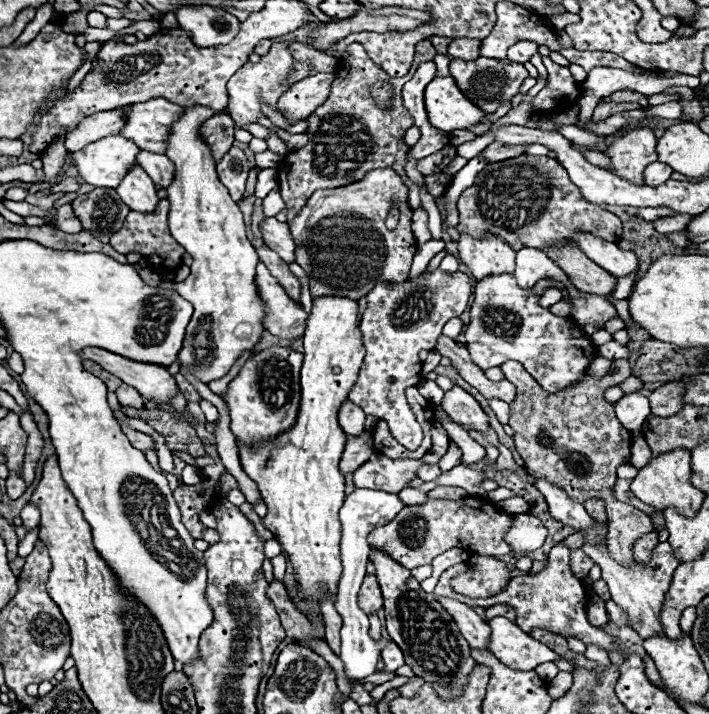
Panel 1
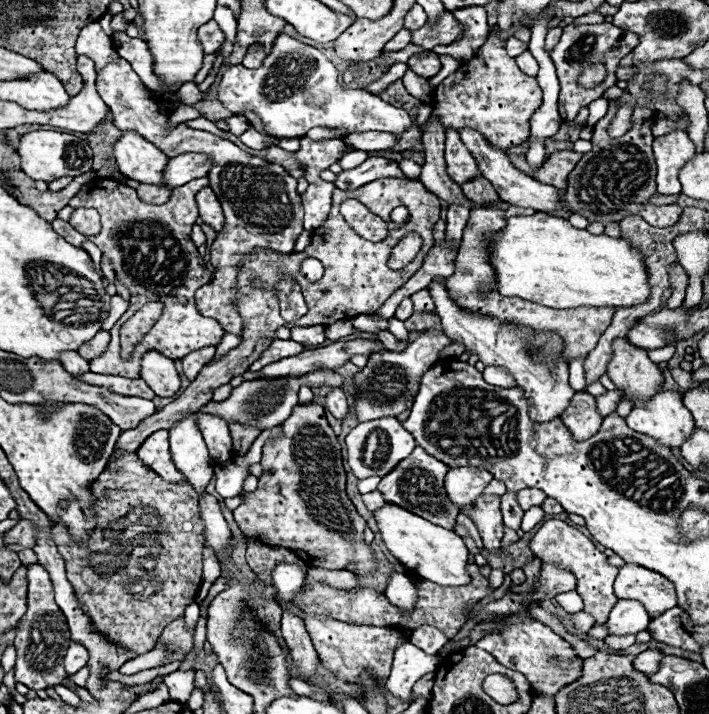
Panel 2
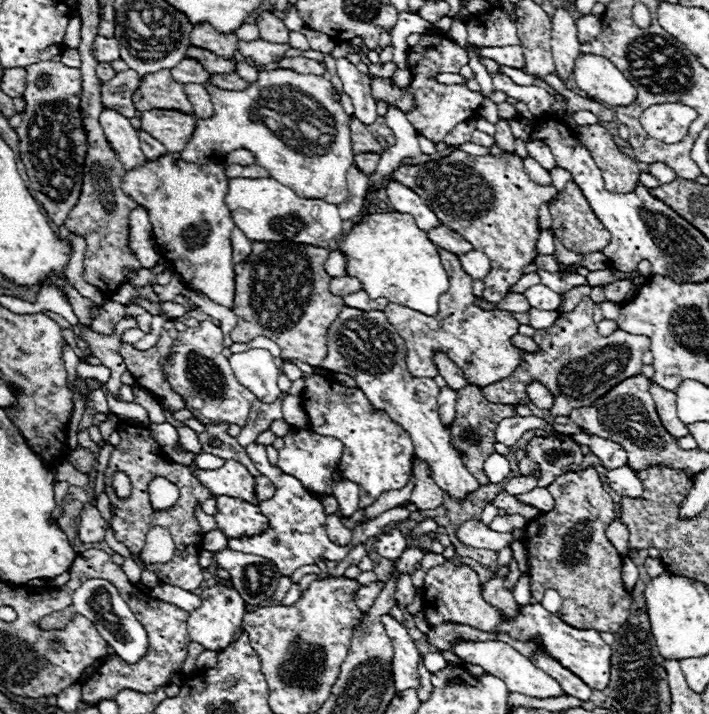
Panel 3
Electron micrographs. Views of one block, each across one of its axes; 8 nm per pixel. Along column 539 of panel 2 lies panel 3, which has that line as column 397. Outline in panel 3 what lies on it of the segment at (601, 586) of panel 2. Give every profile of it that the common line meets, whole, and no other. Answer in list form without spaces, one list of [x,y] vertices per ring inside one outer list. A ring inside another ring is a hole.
[[[386,530],[382,532],[376,542],[374,542],[374,550],[390,560],[396,560],[406,548],[406,538],[398,532],[398,530]]]

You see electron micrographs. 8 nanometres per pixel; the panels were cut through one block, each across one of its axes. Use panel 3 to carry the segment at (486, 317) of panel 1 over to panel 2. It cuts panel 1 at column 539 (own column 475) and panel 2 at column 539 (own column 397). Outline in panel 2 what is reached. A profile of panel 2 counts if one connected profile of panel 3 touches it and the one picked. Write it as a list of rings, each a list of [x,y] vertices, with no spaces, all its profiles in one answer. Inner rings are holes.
[[[498,200],[496,204],[490,204],[490,206],[476,204],[470,210],[470,218],[468,218],[468,224],[464,228],[462,244],[460,244],[460,250],[458,250],[458,256],[456,256],[456,272],[454,272],[454,276],[446,278],[446,288],[448,288],[450,296],[462,308],[468,308],[468,310],[472,308],[472,312],[498,316],[504,322],[516,322],[516,324],[524,324],[524,326],[536,328],[536,330],[554,330],[554,332],[558,332],[566,340],[566,350],[564,350],[566,360],[572,360],[576,356],[588,356],[590,348],[594,348],[598,344],[598,338],[610,326],[612,316],[614,316],[614,308],[554,310],[554,308],[546,308],[542,304],[534,304],[534,302],[526,302],[526,300],[518,300],[518,298],[510,298],[510,296],[504,298],[504,296],[500,296],[496,292],[494,272],[490,270],[492,266],[486,262],[488,260],[488,244],[486,244],[486,238],[482,234],[502,230],[506,226],[504,212],[506,212],[508,206],[510,204]]]

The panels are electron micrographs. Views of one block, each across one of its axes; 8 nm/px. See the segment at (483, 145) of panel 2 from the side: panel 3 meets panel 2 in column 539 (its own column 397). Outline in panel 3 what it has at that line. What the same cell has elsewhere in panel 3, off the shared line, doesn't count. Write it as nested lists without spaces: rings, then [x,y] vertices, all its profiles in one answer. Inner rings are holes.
[[[390,180],[386,184],[386,194],[388,194],[390,206],[400,214],[410,214],[416,220],[416,224],[420,224],[420,228],[430,230],[430,228],[436,228],[440,224],[436,214],[408,186],[404,186],[396,180]]]

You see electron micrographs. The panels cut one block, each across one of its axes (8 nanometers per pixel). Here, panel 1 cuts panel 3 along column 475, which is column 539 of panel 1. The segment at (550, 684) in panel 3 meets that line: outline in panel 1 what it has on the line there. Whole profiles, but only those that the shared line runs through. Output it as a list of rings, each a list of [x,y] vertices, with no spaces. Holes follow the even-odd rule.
[[[494,616],[490,622],[490,642],[488,648],[502,664],[514,670],[534,670],[538,664],[544,664],[546,660],[562,658],[556,652],[552,652],[546,644],[534,640],[530,634],[522,632],[518,624],[510,622],[504,616]]]

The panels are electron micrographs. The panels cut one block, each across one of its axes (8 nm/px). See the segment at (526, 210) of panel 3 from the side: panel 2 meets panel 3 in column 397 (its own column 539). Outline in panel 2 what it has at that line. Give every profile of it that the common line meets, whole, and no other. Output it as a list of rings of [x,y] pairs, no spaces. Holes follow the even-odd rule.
[[[560,150],[560,152],[554,152],[546,158],[544,166],[538,168],[534,172],[534,178],[544,182],[544,184],[550,184],[550,186],[556,186],[560,190],[566,188],[566,178],[568,178],[568,172],[572,172],[572,168],[576,166],[576,162],[582,158],[582,154],[578,152],[572,152],[572,150]]]

